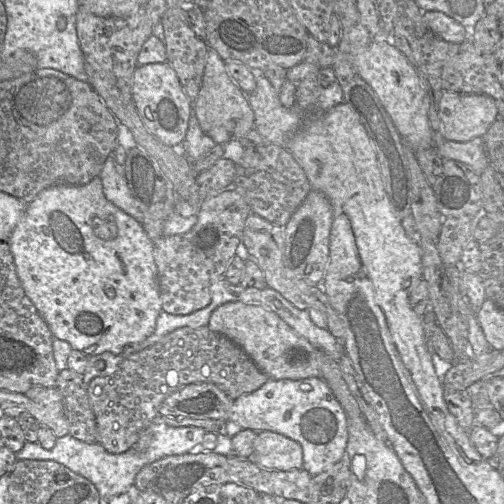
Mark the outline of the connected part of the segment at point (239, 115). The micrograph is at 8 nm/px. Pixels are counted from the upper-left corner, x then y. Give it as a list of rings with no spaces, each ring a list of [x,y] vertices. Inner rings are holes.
[[[209,48],[201,87],[195,102],[196,116],[200,128],[216,143],[236,140],[254,128],[254,112],[247,100],[247,95],[229,76],[225,61],[215,49]]]

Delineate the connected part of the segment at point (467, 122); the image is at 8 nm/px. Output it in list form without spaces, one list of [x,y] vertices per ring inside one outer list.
[[[447,90],[442,93],[438,113],[445,139],[455,142],[482,137],[499,118],[490,96]]]

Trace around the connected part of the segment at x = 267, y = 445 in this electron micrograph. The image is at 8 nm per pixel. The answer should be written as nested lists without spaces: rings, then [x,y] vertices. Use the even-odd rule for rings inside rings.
[[[259,431],[251,458],[269,470],[303,469],[303,450],[296,441],[276,432]]]

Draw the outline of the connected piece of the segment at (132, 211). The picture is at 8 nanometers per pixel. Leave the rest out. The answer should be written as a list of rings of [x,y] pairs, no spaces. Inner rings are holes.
[[[115,150],[106,158],[99,177],[107,200],[141,223],[143,215],[130,193],[124,168],[115,159]]]

